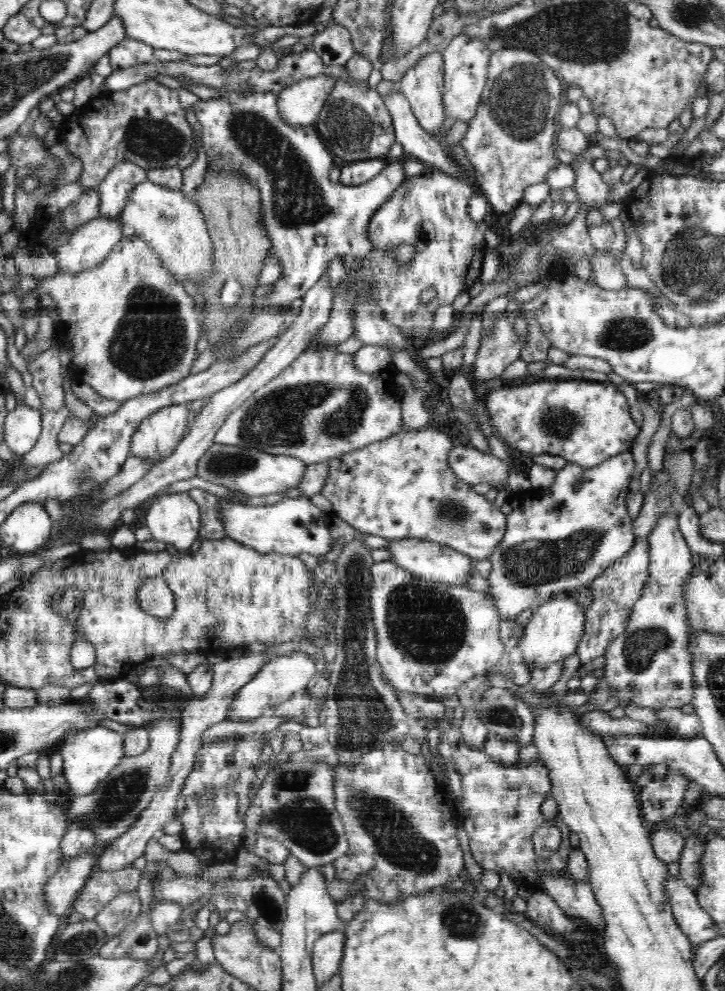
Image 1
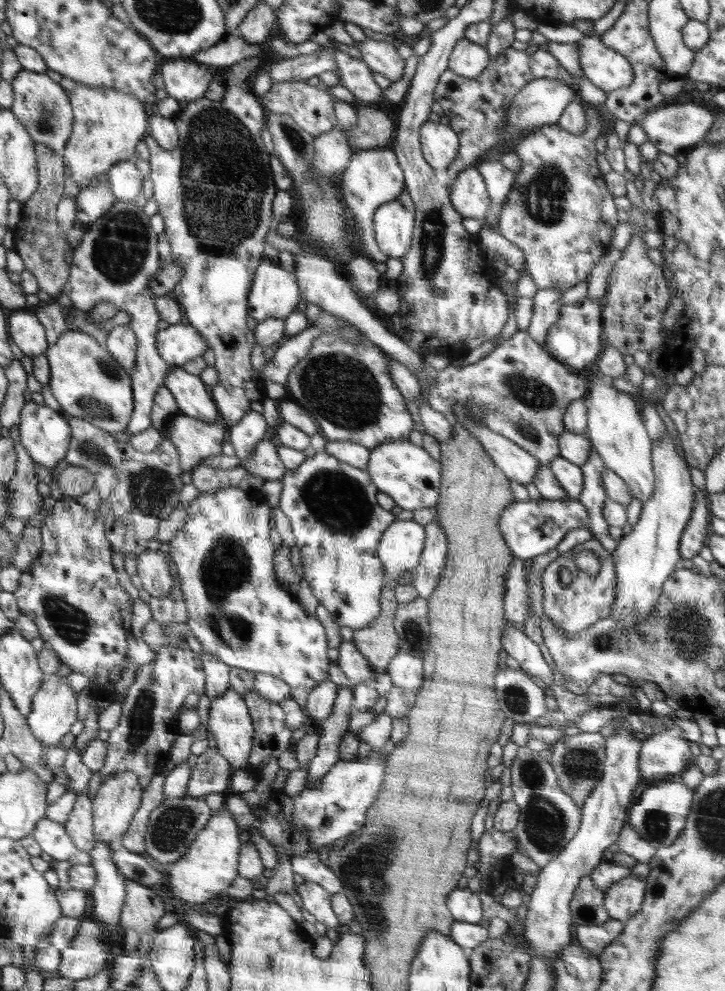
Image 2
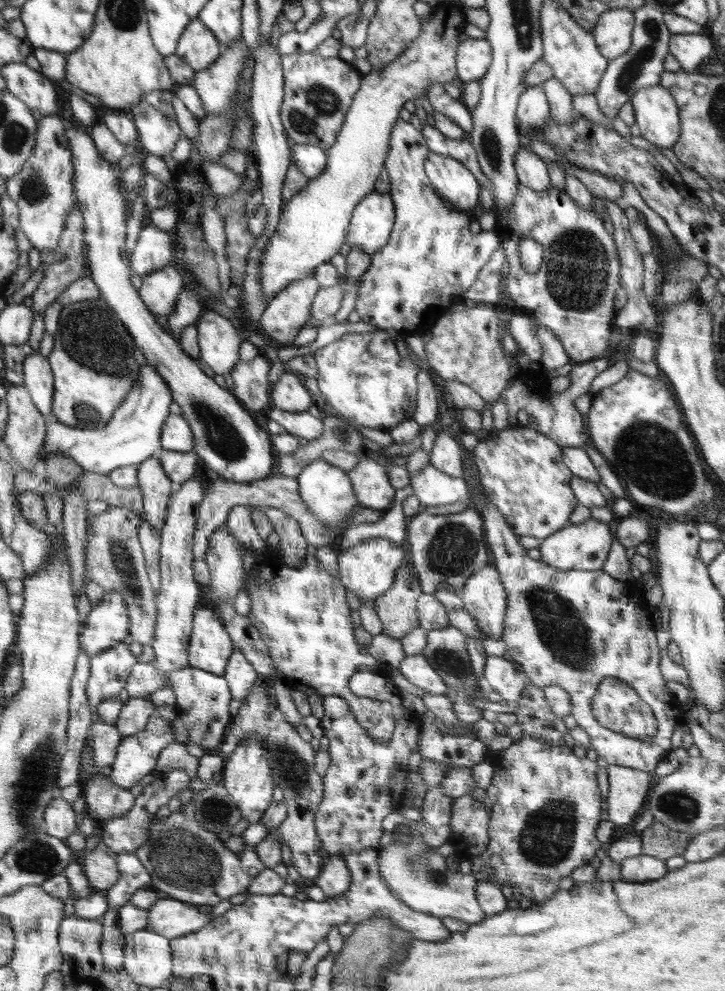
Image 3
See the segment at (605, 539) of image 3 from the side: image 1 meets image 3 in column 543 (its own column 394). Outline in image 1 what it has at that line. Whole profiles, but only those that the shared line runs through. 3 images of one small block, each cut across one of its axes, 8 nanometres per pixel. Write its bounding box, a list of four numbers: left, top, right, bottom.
[386,538,474,585]

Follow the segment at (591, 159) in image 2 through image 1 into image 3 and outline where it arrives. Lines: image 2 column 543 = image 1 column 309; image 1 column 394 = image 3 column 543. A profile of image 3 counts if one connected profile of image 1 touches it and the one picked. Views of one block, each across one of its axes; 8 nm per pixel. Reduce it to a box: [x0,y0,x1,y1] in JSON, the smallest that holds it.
[514,143,551,192]

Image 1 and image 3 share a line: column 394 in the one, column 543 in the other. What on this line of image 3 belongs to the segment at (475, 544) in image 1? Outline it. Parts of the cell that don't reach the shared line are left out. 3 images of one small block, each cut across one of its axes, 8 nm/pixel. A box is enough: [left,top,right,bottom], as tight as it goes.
[475,426,579,541]

